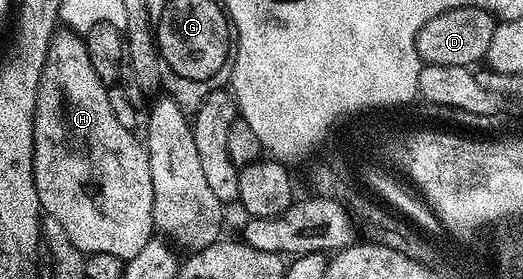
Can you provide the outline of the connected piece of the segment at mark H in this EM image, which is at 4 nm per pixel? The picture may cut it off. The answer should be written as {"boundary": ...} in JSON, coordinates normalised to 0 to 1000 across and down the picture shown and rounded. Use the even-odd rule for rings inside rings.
{"boundary":[[[136,108],[119,111],[101,122],[92,151],[69,323],[69,416],[61,437],[61,602],[76,749],[126,821],[126,849],[141,864],[151,900],[168,914],[210,907],[243,935],[294,857],[294,663],[283,545],[277,516],[270,502],[266,513],[260,502],[266,495],[218,419],[207,358],[208,315],[180,254],[159,136]]]}

